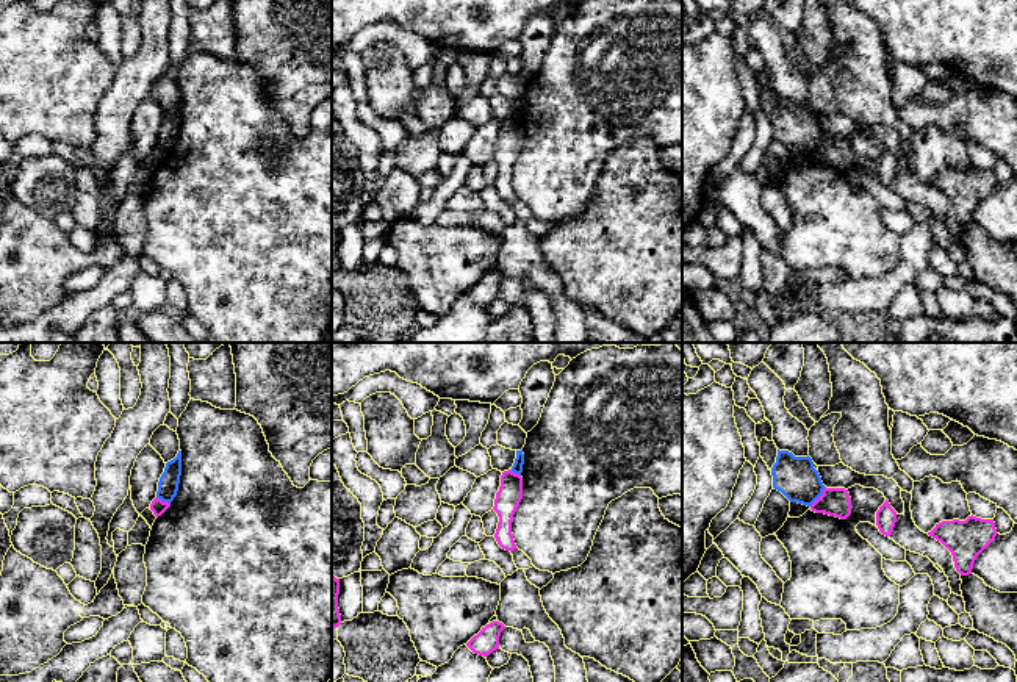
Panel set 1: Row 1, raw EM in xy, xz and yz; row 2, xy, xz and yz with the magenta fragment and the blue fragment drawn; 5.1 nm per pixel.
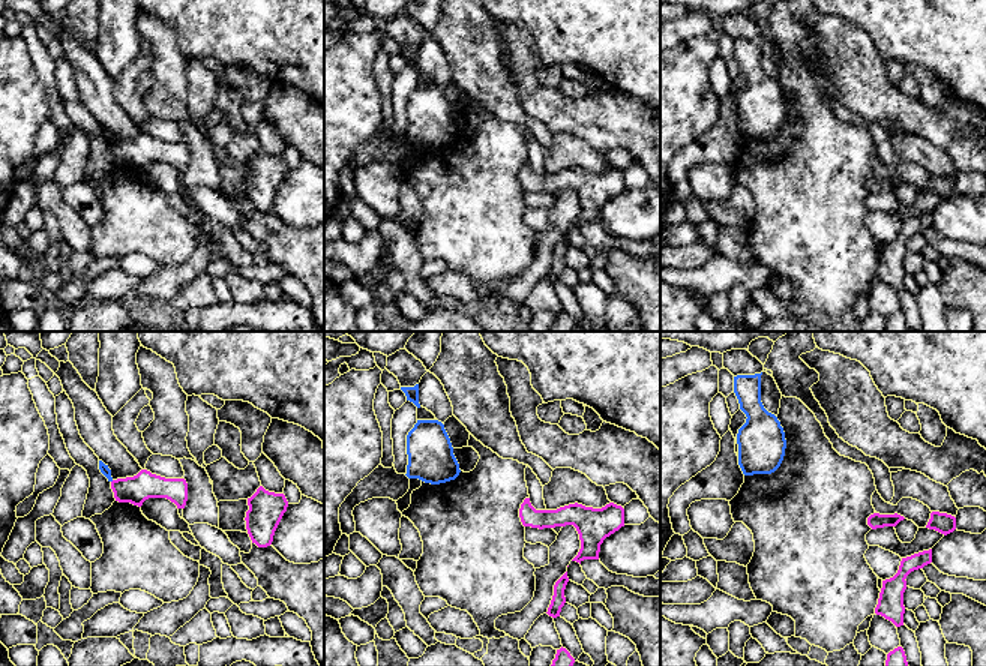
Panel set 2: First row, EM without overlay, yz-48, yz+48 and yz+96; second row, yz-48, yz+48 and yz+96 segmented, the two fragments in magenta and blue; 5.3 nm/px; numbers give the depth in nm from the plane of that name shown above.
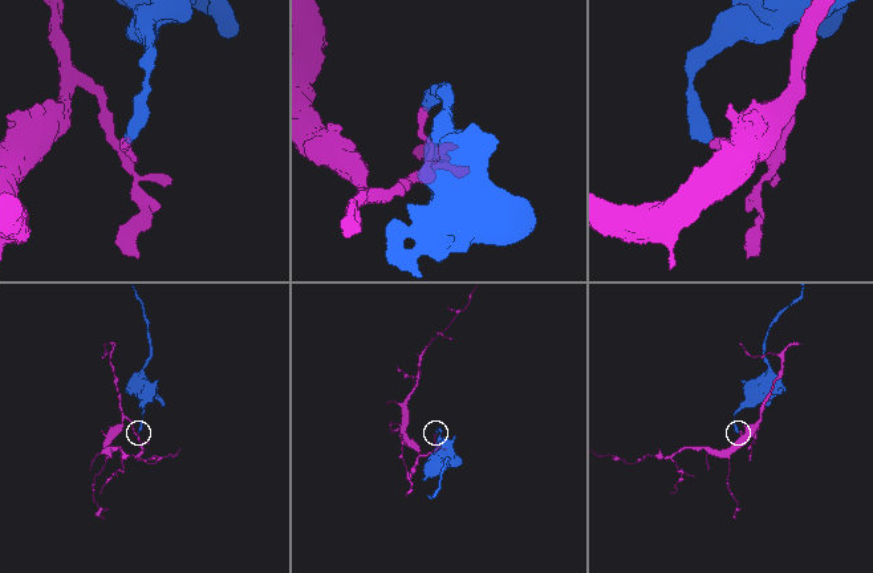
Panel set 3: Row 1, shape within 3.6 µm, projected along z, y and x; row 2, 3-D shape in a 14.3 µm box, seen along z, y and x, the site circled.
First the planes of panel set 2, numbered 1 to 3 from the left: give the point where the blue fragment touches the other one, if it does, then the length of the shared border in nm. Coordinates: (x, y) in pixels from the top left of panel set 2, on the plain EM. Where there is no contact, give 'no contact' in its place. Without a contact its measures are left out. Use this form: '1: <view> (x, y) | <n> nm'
1: no contact
2: no contact
3: no contact

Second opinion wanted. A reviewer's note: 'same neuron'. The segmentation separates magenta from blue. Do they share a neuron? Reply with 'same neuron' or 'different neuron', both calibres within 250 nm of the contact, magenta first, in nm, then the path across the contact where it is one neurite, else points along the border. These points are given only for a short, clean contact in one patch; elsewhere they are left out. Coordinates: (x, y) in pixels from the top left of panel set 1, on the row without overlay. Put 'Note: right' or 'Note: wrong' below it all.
different neuron; calibres 140 and 220 nm; border yz (825, 136), (809, 155)
Note: wrong

